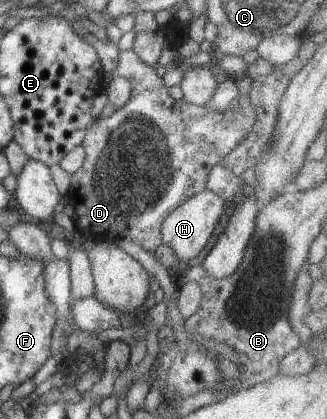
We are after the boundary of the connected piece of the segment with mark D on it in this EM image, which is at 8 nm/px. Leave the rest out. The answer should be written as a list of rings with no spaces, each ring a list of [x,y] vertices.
[[[118,50],[117,65],[112,73],[127,77],[127,81],[129,81],[132,88],[129,99],[120,108],[117,108],[105,119],[94,119],[92,125],[86,129],[82,141],[85,154],[83,165],[81,165],[75,173],[70,175],[70,186],[65,194],[68,203],[73,206],[73,213],[71,216],[72,223],[74,224],[73,234],[78,234],[85,240],[93,239],[95,243],[105,240],[109,241],[109,239],[120,243],[122,239],[129,238],[131,241],[140,245],[145,251],[148,251],[153,255],[155,248],[162,243],[160,234],[161,222],[167,217],[168,213],[171,213],[172,209],[179,207],[179,205],[181,205],[187,198],[206,189],[205,180],[209,170],[215,164],[219,164],[222,157],[227,155],[227,153],[229,153],[245,137],[247,130],[250,130],[250,127],[253,125],[255,112],[246,95],[237,97],[238,106],[236,108],[233,107],[231,103],[231,105],[229,105],[222,113],[211,111],[203,106],[188,104],[182,99],[174,100],[169,96],[169,93],[167,93],[167,88],[163,84],[163,80],[155,74],[154,68],[144,64],[133,50]]]

